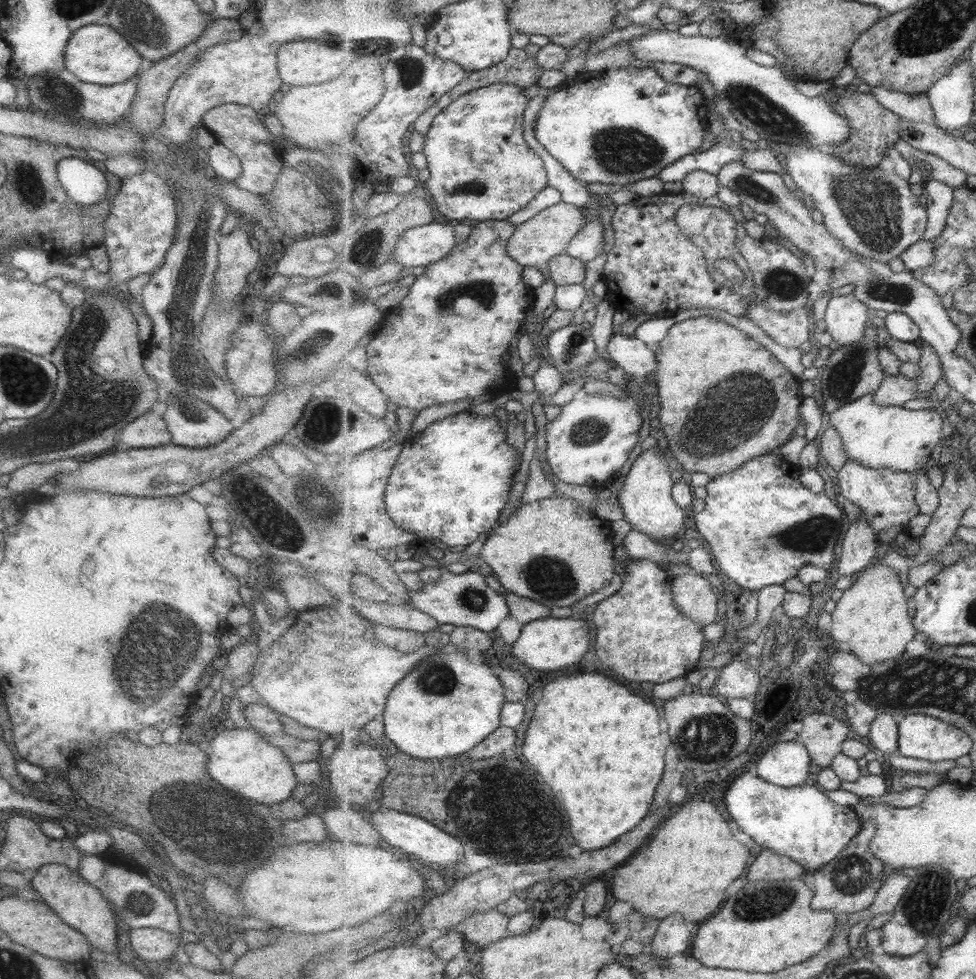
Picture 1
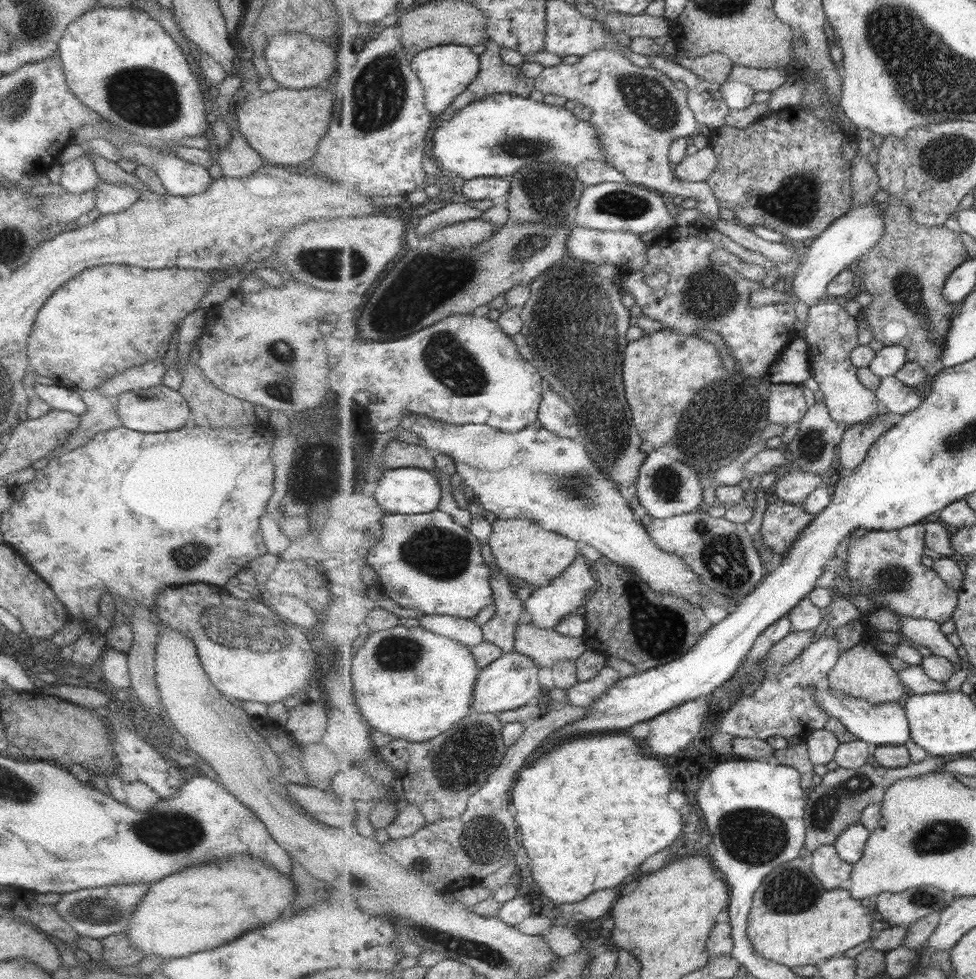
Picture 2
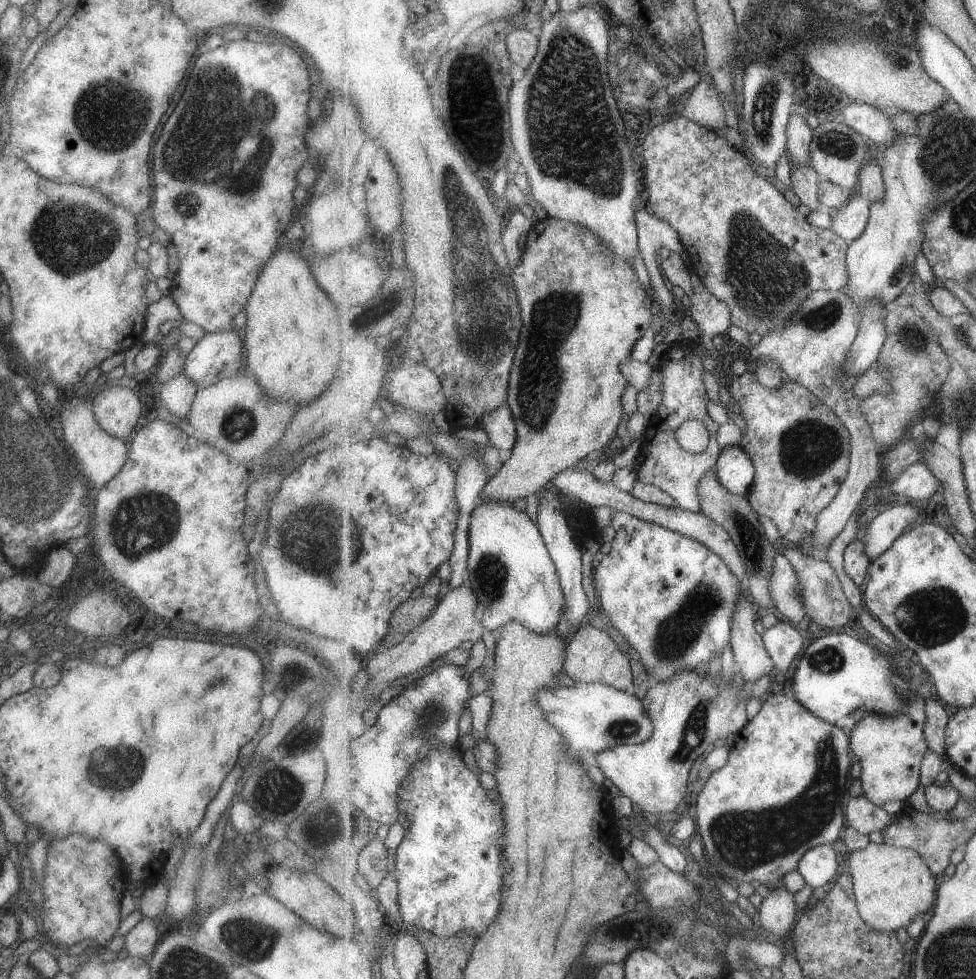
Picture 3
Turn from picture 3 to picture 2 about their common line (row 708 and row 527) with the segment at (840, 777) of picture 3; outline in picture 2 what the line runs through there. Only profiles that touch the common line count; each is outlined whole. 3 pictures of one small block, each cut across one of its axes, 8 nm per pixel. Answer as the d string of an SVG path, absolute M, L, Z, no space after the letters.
M775 499L767 504L767 508L762 516L762 523L759 534L761 540L775 554L780 554L783 557L788 556L792 546L796 544L799 537L804 534L808 526L814 522L816 516L811 514L805 507L800 504L788 503L783 499Z

